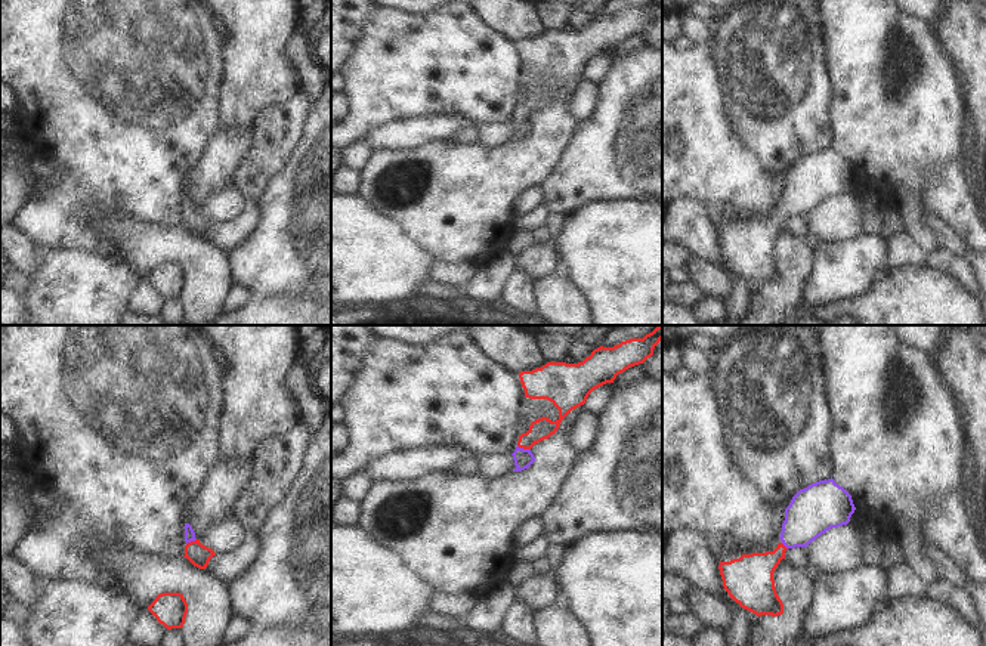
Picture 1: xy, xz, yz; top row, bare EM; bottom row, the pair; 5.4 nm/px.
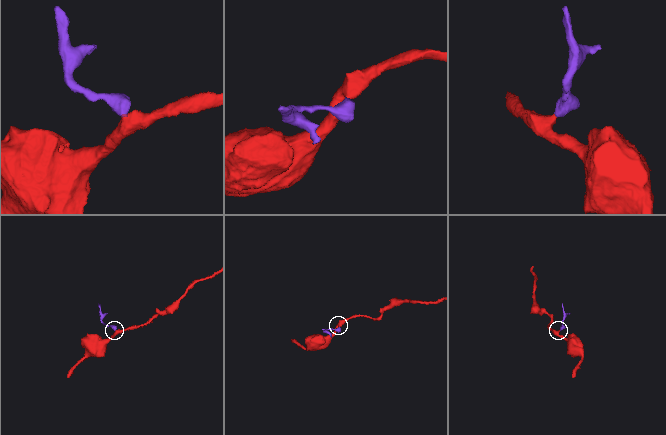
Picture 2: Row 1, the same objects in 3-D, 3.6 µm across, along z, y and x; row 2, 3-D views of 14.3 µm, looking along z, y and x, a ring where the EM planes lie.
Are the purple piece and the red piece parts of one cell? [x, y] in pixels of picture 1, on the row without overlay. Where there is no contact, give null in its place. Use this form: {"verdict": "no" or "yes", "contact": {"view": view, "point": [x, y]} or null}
{"verdict": "yes", "contact": {"view": "xz", "point": [522, 117]}}

